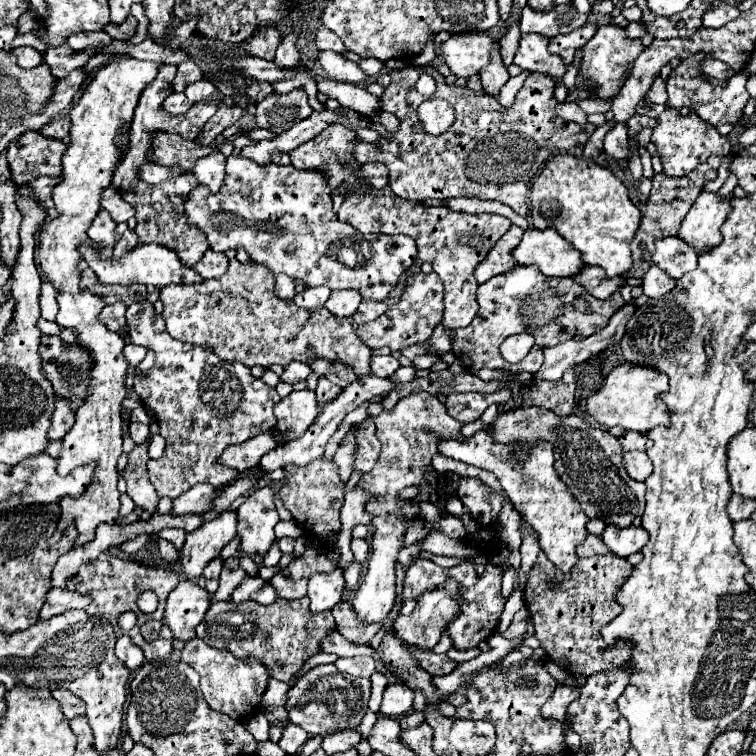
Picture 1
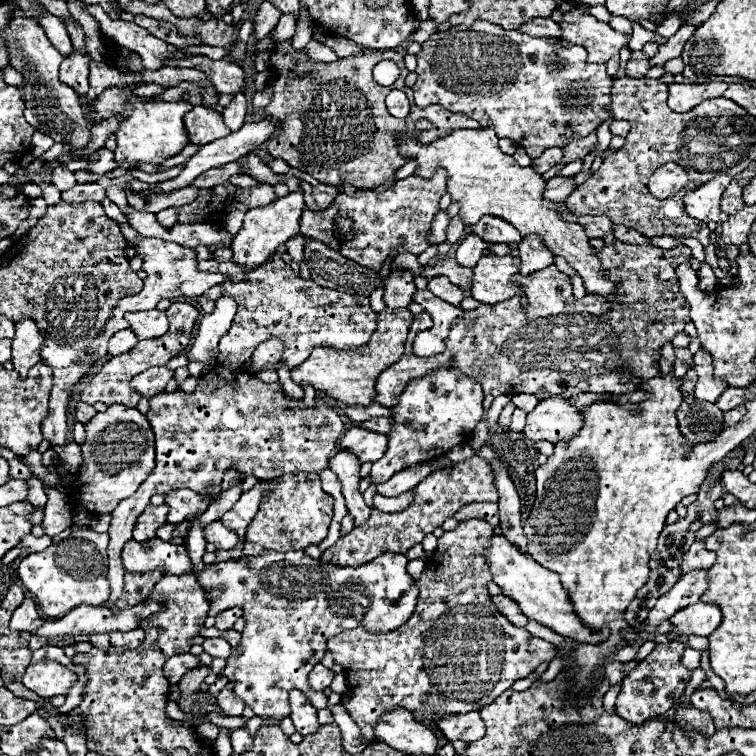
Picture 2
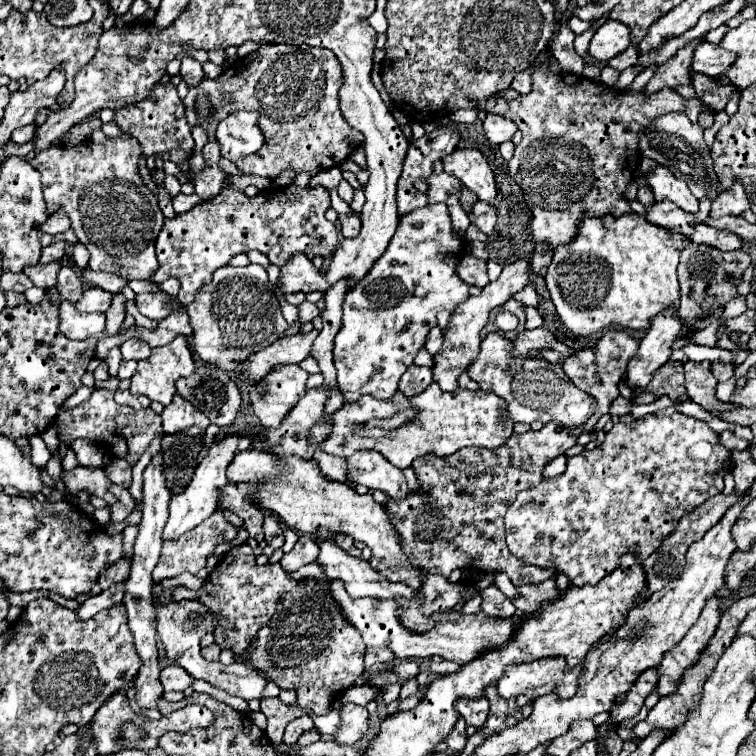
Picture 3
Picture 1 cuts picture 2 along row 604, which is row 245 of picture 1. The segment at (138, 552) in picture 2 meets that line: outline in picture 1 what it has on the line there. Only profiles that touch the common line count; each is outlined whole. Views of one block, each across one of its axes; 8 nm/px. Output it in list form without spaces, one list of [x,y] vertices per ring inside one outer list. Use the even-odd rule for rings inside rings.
[[[230,156],[226,164],[226,178],[222,190],[212,196],[204,186],[198,186],[186,204],[188,220],[192,220],[210,242],[210,248],[224,252],[228,248],[244,248],[248,256],[270,268],[274,274],[284,272],[294,280],[304,280],[308,286],[328,286],[332,290],[354,288],[366,300],[384,300],[404,270],[408,270],[416,258],[416,244],[408,236],[384,236],[384,234],[360,234],[350,224],[340,224],[332,212],[330,186],[322,170],[296,170],[288,166],[258,166],[256,162]]]

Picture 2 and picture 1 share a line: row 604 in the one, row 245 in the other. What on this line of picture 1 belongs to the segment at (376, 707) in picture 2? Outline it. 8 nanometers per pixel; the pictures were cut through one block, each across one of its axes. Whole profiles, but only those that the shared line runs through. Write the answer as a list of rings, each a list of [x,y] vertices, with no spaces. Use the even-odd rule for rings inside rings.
[[[368,188],[368,192],[352,190],[344,198],[338,220],[354,226],[358,232],[378,232],[378,234],[406,234],[414,238],[418,246],[418,256],[414,260],[416,266],[422,262],[432,262],[434,272],[440,276],[444,284],[444,328],[456,330],[468,326],[476,312],[476,278],[474,268],[486,258],[486,254],[494,248],[494,244],[510,230],[512,222],[504,216],[496,214],[462,214],[444,206],[422,206],[420,202],[404,200],[396,196],[390,188]]]

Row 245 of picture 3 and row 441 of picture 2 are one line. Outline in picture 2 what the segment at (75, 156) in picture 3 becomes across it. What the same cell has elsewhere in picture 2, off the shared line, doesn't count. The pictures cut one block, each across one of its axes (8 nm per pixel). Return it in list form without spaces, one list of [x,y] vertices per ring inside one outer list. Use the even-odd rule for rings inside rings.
[[[112,404],[108,410],[96,412],[96,416],[92,416],[84,426],[84,468],[74,476],[74,480],[70,478],[66,494],[78,502],[78,508],[82,506],[92,514],[110,514],[118,502],[132,496],[154,470],[154,432],[144,414],[124,404]]]

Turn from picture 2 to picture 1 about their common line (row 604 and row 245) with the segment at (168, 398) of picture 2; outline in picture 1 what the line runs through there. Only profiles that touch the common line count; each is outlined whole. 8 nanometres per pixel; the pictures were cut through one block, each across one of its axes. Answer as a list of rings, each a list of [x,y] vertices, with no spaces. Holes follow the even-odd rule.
[[[100,210],[100,212],[96,214],[96,218],[92,220],[92,226],[88,228],[86,234],[88,234],[94,242],[98,242],[100,246],[114,246],[114,244],[116,244],[116,234],[114,234],[114,230],[116,230],[116,222],[108,216],[106,210]]]

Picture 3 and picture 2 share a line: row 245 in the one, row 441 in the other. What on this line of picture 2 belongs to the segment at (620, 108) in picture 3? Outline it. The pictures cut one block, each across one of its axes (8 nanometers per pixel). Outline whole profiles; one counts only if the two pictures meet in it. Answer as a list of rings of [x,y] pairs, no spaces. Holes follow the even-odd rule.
[[[552,396],[548,400],[542,400],[530,414],[524,426],[524,434],[538,442],[560,442],[560,440],[570,440],[580,432],[584,426],[584,414],[582,408],[574,406],[570,398],[562,396]]]

